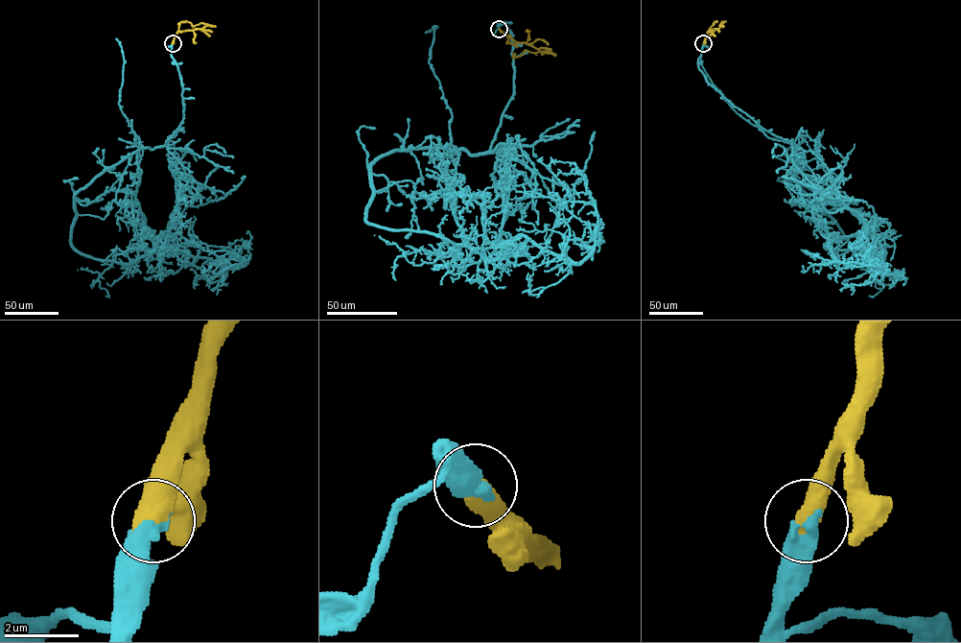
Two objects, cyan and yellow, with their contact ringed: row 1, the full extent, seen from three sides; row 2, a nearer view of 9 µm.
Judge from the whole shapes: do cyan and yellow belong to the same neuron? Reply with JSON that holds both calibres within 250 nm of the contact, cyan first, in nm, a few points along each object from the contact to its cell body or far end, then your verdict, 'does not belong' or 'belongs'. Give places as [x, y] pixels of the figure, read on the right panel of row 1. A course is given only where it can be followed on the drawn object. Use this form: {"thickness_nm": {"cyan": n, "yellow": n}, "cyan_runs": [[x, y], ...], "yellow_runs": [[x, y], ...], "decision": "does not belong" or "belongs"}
{"thickness_nm": {"cyan": 500, "yellow": 700}, "cyan_runs": [[704, 43], [705, 79], [793, 142], [809, 181], [847, 178], [861, 255], [882, 267], [803, 266]], "yellow_runs": [[703, 43], [707, 33], [718, 28], [725, 21], [721, 22]], "decision": "belongs"}

